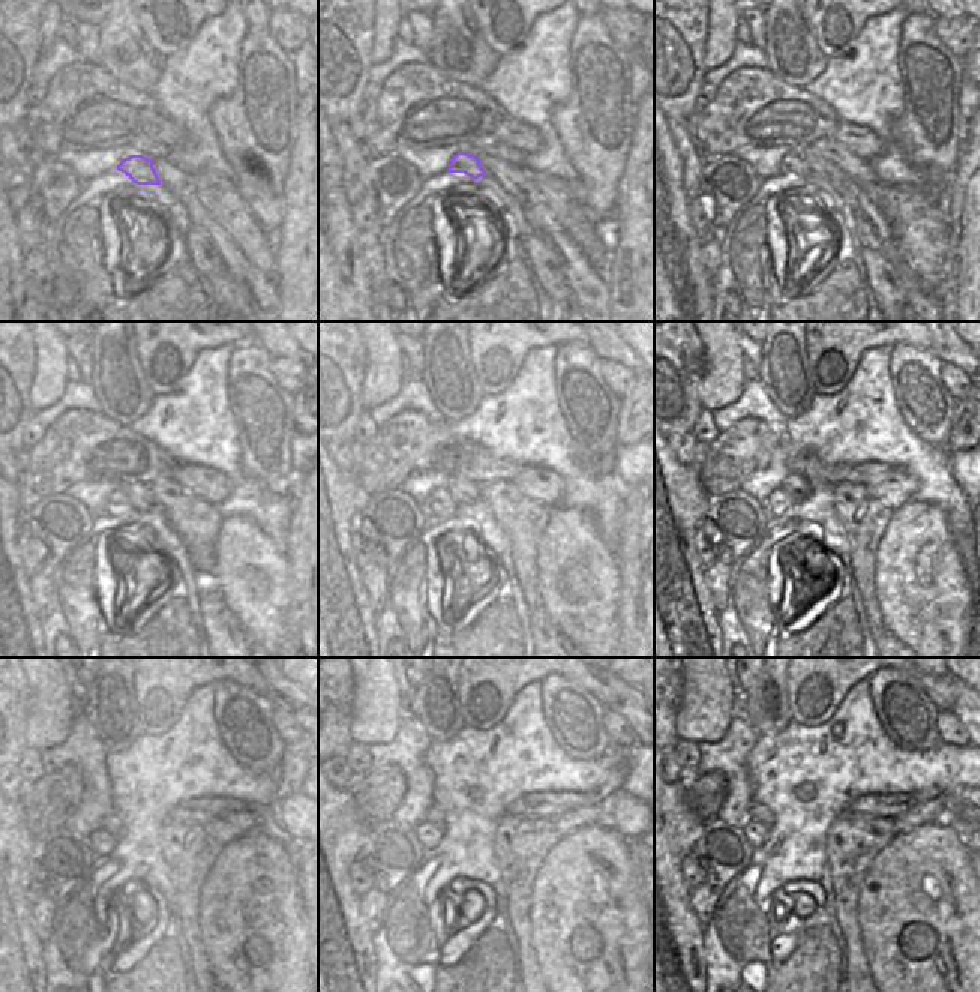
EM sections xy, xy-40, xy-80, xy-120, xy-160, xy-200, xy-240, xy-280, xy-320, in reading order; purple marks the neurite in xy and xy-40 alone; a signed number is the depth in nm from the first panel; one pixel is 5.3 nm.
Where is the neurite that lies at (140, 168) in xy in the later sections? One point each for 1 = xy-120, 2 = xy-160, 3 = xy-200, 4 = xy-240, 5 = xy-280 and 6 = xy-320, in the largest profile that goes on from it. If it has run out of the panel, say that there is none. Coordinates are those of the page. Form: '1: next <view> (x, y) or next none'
1: next xy-120 (117, 503)
2: next xy-160 (440, 503)
3: next xy-200 (778, 502)
4: next xy-240 (102, 842)
5: next xy-280 (428, 835)
6: next xy-320 (755, 833)

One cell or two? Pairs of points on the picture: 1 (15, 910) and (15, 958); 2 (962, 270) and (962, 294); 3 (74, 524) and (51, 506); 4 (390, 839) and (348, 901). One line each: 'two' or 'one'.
1: one
2: one
3: one
4: two

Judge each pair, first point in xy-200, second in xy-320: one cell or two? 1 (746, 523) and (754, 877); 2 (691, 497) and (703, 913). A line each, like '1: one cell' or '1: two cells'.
1: two cells
2: two cells

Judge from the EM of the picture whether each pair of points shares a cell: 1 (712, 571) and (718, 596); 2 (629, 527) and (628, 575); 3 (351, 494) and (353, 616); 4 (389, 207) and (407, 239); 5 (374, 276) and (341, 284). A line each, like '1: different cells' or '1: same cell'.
1: same cell
2: same cell
3: same cell
4: different cells
5: different cells

